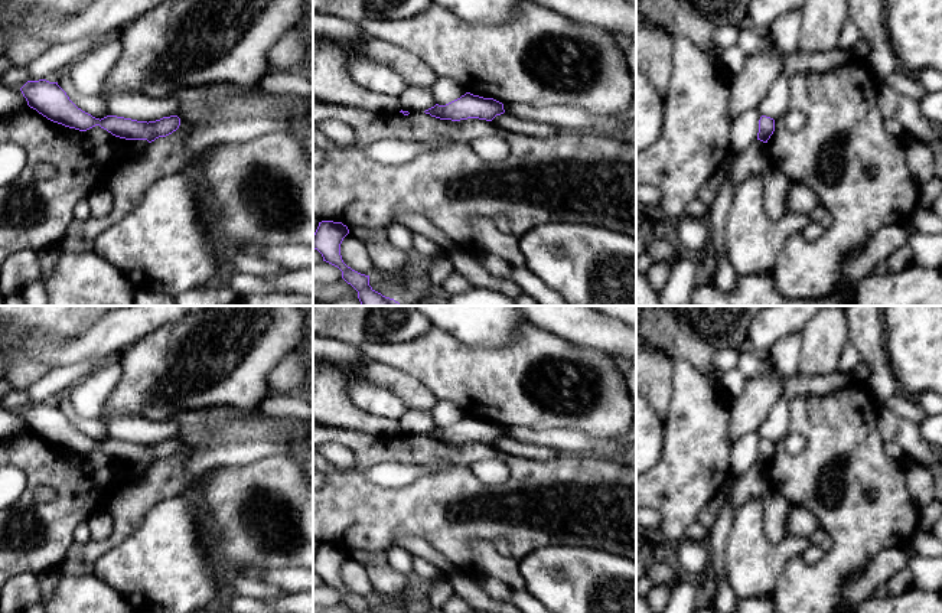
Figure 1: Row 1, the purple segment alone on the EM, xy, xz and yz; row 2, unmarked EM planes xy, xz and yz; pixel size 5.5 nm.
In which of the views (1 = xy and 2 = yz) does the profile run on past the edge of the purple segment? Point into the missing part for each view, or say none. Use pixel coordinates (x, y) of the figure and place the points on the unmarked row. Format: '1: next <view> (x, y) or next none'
1: next none
2: next none

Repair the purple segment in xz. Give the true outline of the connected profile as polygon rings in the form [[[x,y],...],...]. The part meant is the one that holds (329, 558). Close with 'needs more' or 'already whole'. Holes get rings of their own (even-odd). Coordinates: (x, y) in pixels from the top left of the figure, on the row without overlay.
[[[322,544],[313,557],[313,571],[322,577],[323,584],[338,590],[342,601],[355,613],[372,613],[369,599],[352,593],[342,583],[340,567],[348,557],[349,552],[342,545]]]; already whole

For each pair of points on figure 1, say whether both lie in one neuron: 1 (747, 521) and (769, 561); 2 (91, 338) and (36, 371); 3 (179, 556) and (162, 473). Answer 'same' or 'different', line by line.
1: same
2: different
3: different

